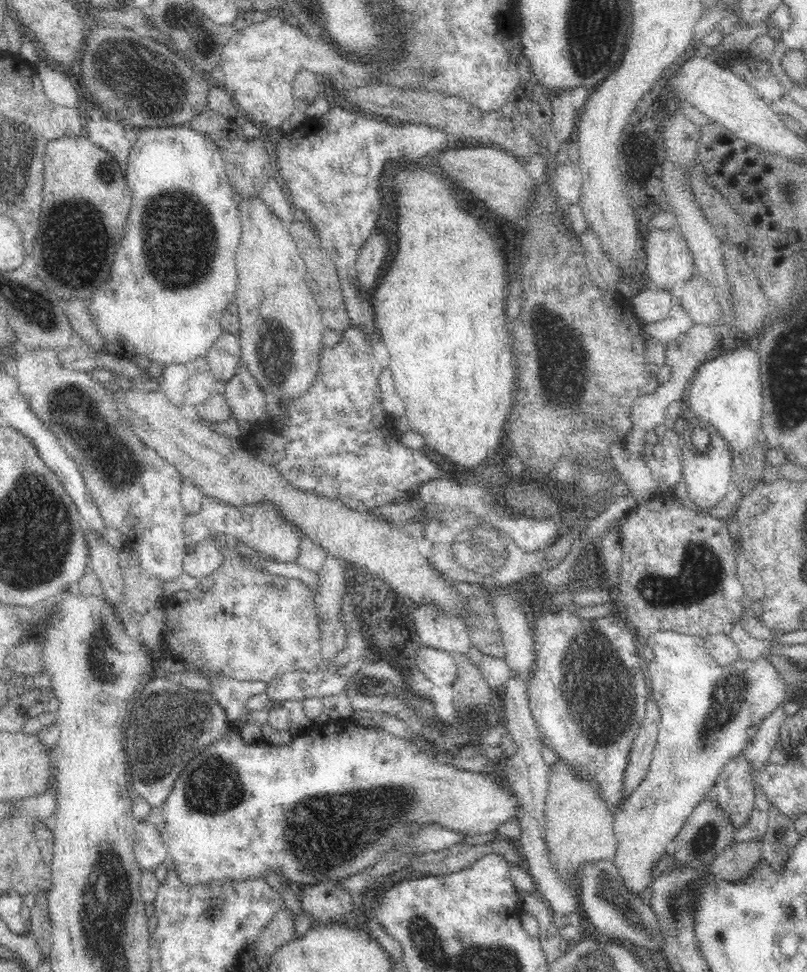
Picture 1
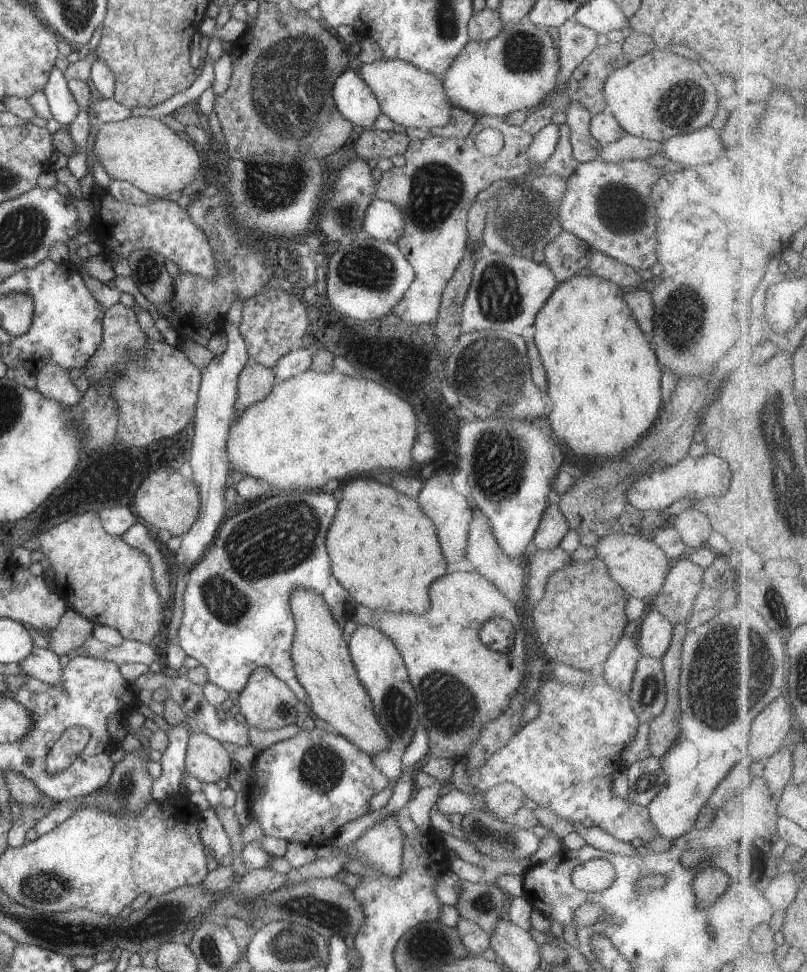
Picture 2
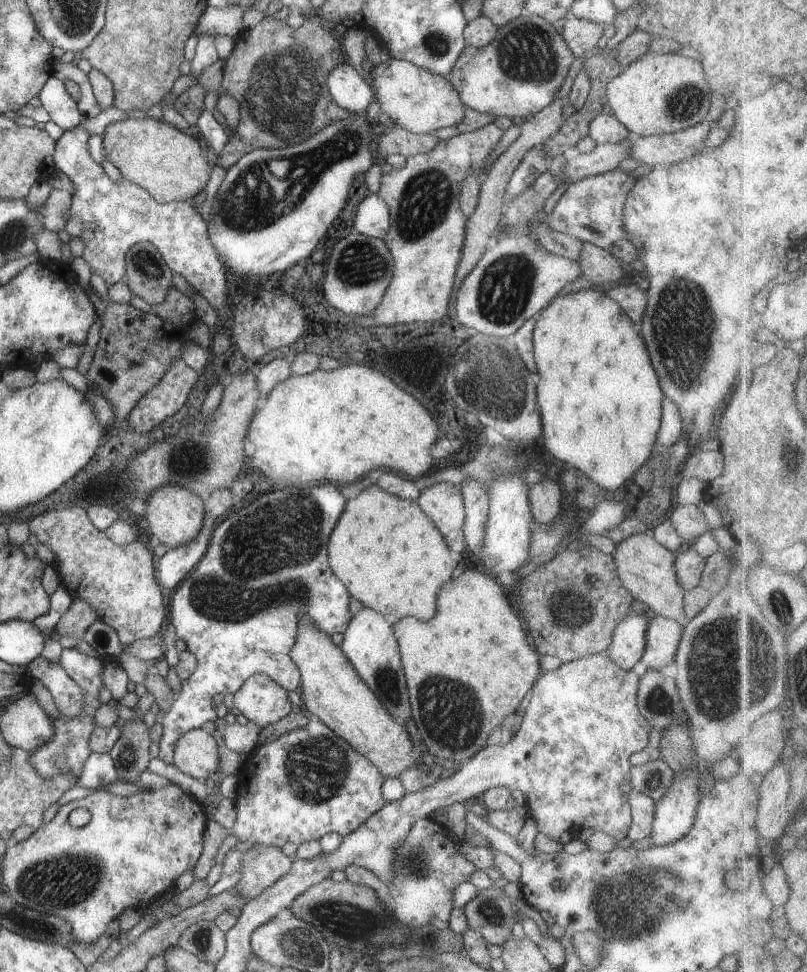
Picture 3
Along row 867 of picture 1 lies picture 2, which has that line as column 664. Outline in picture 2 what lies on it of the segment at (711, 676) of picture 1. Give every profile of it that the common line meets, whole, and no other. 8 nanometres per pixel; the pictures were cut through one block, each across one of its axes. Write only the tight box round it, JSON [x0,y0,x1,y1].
[638,609,673,658]

